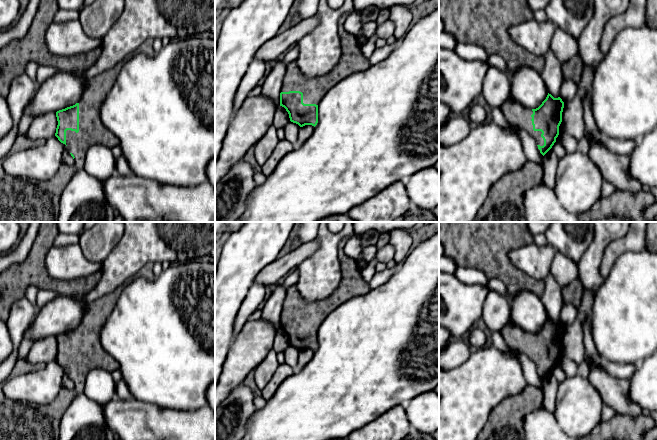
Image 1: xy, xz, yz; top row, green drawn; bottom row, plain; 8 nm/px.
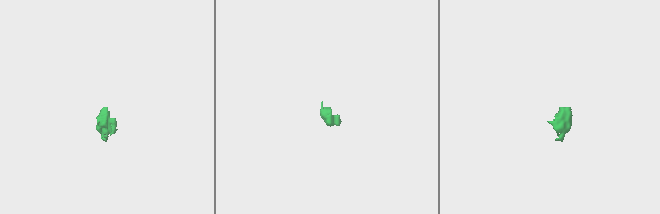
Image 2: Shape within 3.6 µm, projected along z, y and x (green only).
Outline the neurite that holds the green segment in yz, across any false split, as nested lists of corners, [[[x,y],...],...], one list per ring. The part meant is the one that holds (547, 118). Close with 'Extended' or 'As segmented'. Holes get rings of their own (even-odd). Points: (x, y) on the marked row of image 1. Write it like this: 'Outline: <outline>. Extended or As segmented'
Outline: [[[549,93],[536,109],[525,108],[513,99],[500,107],[509,122],[525,129],[535,139],[543,156],[552,148],[559,135],[563,108],[562,99],[554,98]]]. Extended

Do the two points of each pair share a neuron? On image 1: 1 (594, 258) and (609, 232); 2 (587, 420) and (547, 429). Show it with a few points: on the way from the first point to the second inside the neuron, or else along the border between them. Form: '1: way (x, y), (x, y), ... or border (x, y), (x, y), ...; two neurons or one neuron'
1: way (594, 252), (603, 238); one neuron
2: border (553, 415), (561, 429); two neurons

